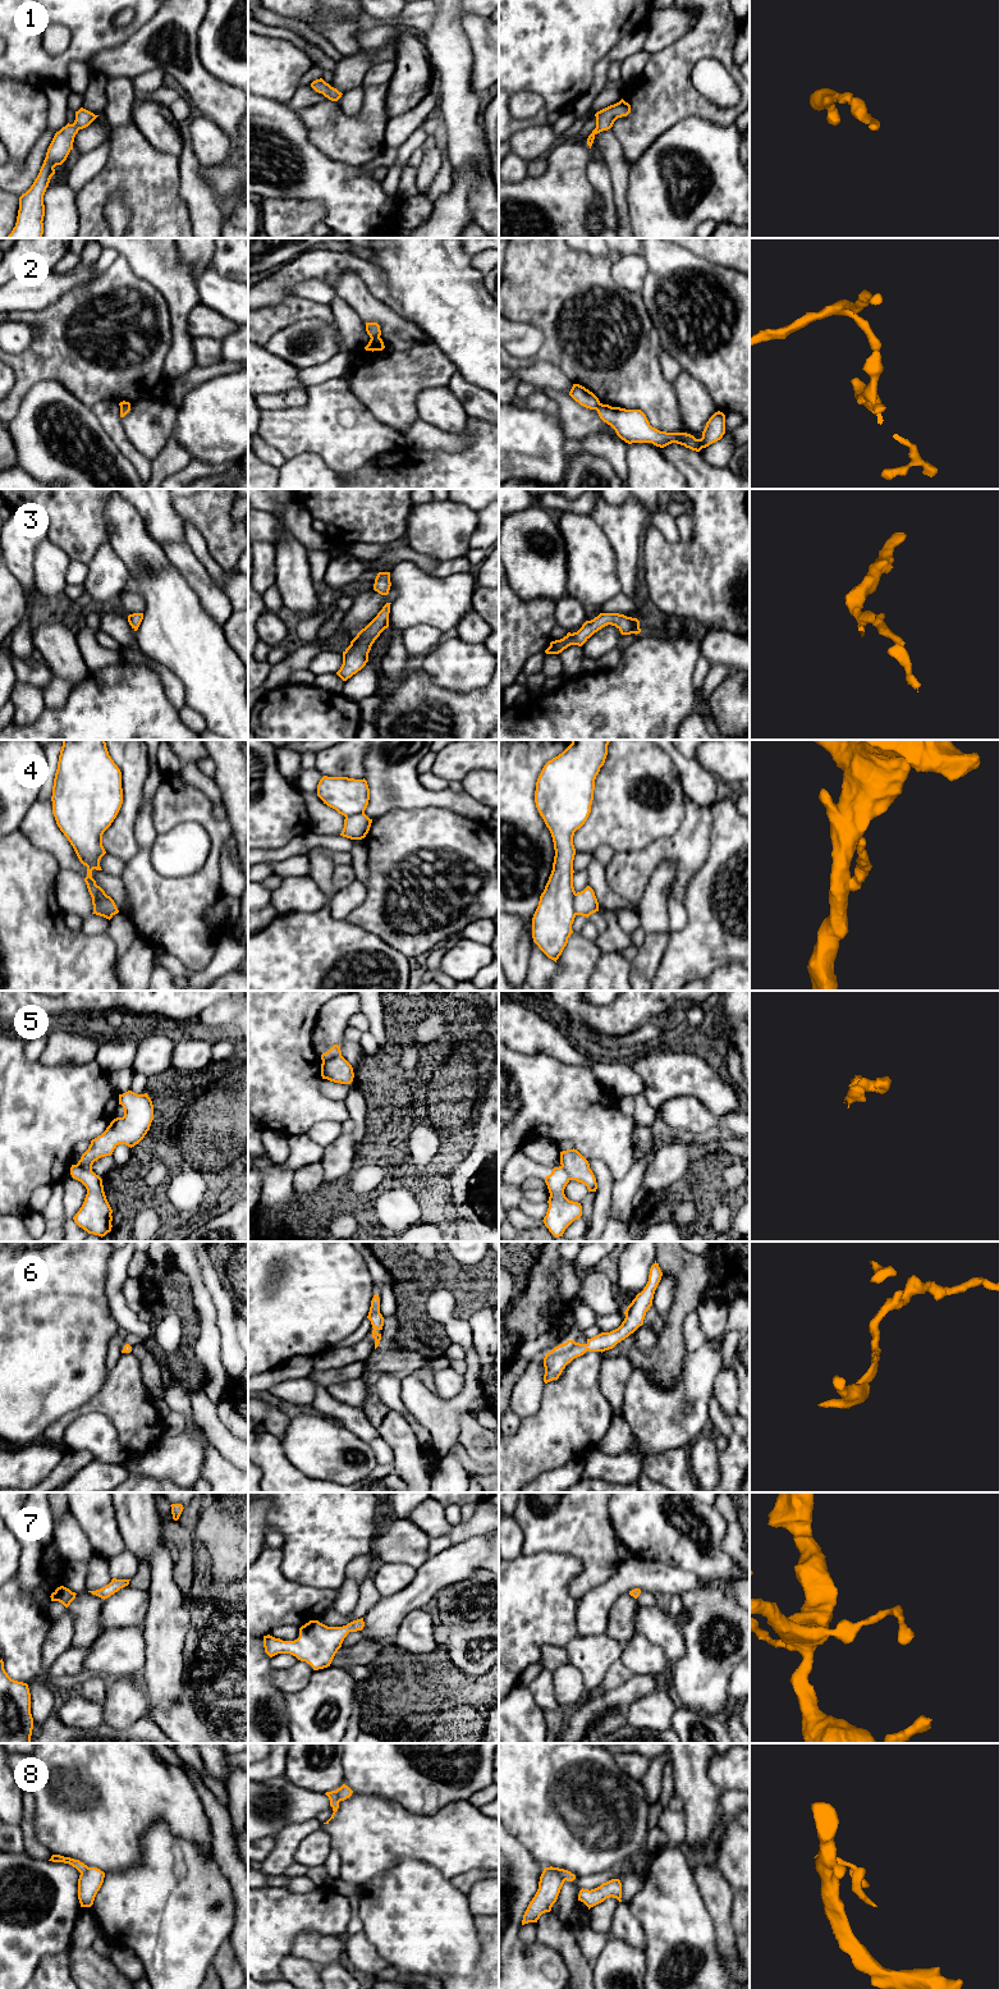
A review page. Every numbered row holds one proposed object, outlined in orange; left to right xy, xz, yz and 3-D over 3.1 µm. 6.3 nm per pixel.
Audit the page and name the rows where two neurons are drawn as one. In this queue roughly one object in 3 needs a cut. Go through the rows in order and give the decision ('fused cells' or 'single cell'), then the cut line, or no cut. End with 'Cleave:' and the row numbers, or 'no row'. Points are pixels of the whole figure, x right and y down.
1: single cell; cut none
2: fused cells; cut xz (379, 335), (371, 338)
3: single cell; cut none
4: fused cells; cut xy (102, 896), (101, 905), (111, 915)
5: fused cells; cut xz (340, 1055), (322, 1061)
6: single cell; cut none
7: single cell; cut none
8: fused cells; cut yz (550, 1866), (564, 1880)
Cleave: 2, 4, 5, 8

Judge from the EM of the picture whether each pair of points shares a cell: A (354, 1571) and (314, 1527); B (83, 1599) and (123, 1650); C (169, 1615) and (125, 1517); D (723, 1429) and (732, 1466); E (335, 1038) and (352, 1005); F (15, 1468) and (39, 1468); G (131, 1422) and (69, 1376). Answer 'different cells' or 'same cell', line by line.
A: different cells
B: different cells
C: same cell
D: same cell
E: same cell
F: same cell
G: different cells

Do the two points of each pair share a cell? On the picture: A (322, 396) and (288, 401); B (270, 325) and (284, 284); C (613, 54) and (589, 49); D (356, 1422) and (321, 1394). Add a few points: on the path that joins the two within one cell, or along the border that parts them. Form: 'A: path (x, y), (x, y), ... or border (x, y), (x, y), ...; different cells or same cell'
A: border (306, 389), (307, 401), (303, 405), (279, 410); different cells
B: border (293, 295), (261, 309); different cells
C: border (629, 33), (624, 35), (595, 65), (592, 79); different cells
D: path (347, 1416), (339, 1413), (329, 1403); same cell

